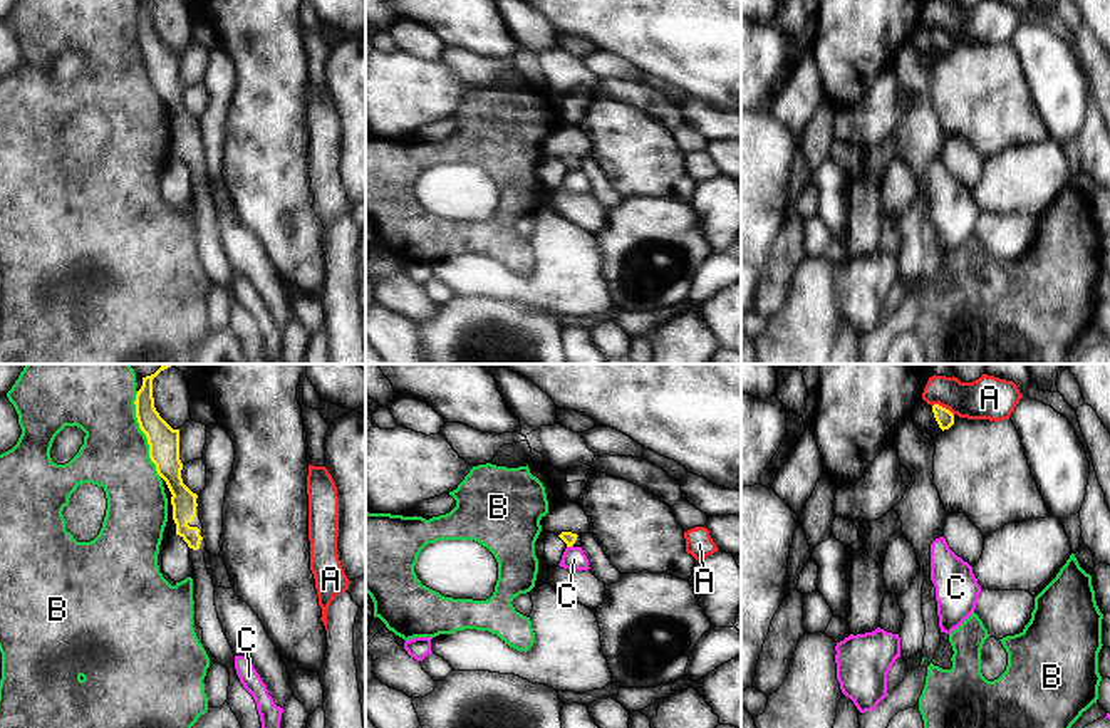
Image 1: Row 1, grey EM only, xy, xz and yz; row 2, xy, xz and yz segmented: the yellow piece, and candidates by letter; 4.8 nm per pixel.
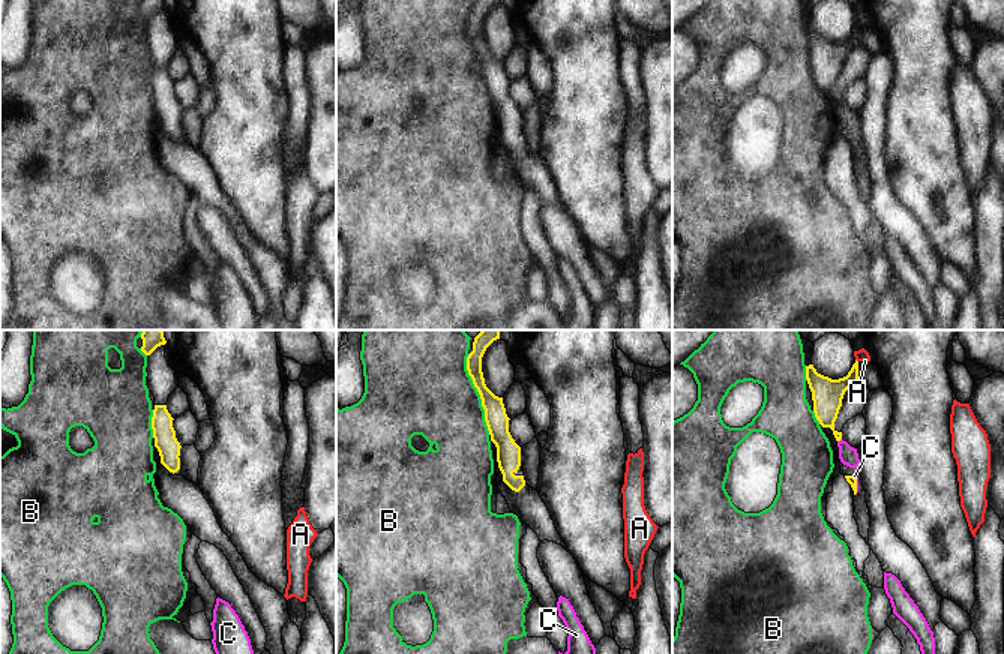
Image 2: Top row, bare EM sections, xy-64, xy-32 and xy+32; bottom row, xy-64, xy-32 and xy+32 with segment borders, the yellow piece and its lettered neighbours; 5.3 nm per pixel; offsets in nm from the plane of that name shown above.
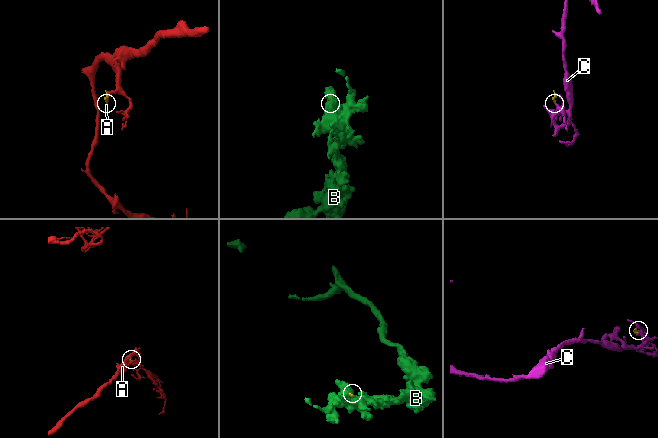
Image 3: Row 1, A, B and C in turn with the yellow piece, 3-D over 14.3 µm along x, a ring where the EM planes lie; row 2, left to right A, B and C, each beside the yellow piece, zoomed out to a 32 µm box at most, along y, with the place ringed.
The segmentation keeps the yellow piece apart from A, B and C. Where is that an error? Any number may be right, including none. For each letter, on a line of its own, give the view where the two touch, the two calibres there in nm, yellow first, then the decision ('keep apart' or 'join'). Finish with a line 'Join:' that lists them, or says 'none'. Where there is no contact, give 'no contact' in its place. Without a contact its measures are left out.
A: yz | 90/200 nm | keep apart
B: xy | 150/320 nm | keep apart
C: xz | 60/110 nm | keep apart
Join: none

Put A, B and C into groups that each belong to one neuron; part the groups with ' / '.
A / B / C

